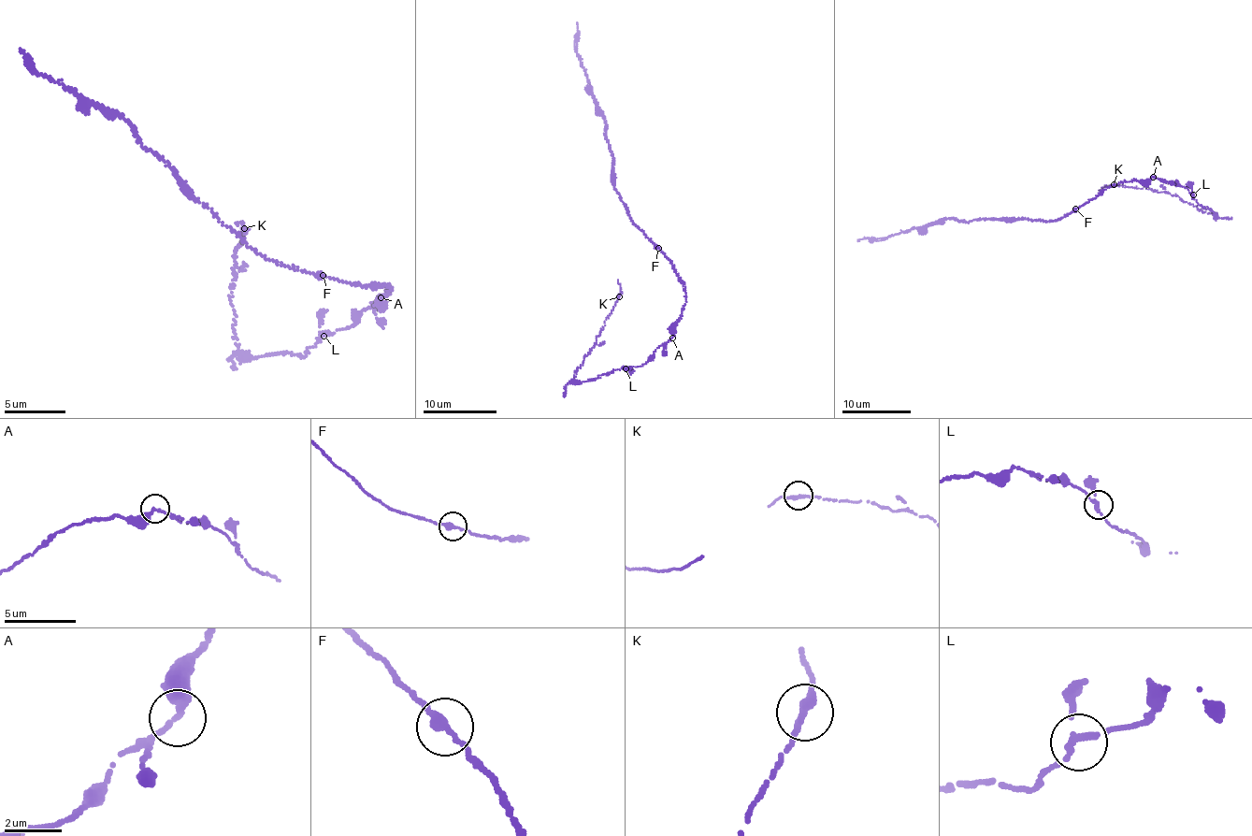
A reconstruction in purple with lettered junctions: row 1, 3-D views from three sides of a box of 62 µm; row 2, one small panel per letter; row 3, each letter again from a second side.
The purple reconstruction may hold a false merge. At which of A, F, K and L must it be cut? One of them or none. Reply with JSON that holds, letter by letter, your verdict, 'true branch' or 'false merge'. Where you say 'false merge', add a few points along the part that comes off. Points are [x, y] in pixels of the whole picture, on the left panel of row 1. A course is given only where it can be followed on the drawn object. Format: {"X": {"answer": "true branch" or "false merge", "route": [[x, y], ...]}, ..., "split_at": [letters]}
{"A": {"answer": "true branch"}, "F": {"answer": "true branch"}, "K": {"answer": "true branch"}, "L": {"answer": "true branch"}, "split_at": []}

